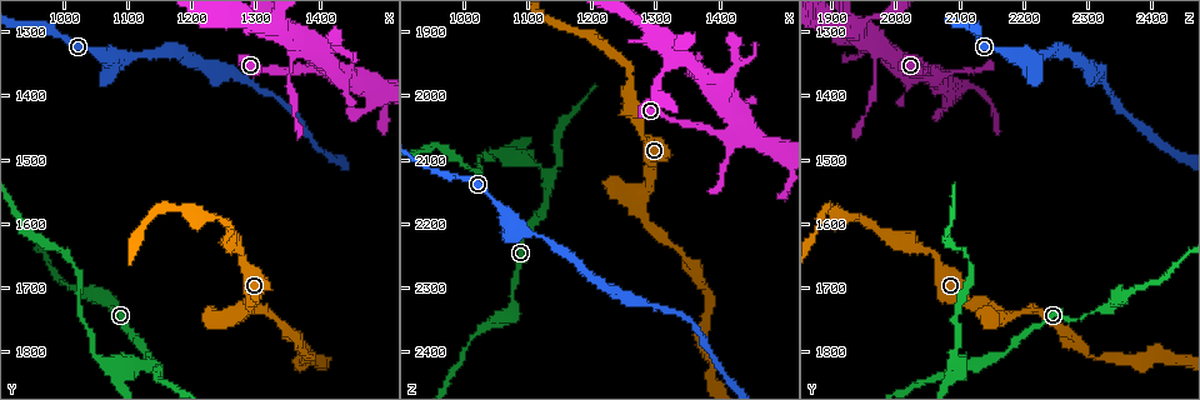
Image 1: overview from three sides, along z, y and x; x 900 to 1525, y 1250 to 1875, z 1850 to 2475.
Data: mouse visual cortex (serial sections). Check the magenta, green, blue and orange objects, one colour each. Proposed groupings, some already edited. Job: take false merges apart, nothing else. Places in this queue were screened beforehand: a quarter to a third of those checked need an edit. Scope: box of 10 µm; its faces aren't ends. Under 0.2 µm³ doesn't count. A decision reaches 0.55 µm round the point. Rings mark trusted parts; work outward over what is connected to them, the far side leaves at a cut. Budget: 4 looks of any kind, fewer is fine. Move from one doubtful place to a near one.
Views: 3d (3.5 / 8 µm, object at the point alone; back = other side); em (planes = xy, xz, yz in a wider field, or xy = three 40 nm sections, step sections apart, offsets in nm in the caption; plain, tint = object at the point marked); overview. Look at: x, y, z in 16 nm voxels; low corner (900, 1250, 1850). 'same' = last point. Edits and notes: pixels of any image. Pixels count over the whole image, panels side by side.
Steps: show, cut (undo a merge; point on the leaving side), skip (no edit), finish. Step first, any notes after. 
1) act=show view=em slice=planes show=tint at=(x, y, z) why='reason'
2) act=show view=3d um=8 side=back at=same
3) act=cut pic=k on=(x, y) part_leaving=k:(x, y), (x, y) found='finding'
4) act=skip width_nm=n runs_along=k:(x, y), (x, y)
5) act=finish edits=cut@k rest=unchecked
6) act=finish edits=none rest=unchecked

act=show view=3d um=3.5 at=(1135, 1815, 2120) why='three-way junction'

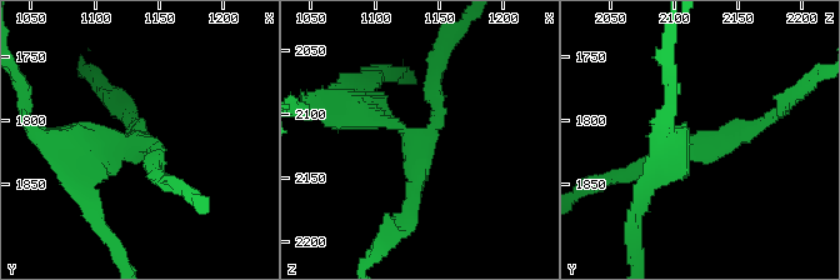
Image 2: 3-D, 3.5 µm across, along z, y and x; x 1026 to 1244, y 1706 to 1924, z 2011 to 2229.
act=show view=em slice=xy step=3 show=tint at=(1132, 1820, 2122) arms=3 arm_widths_nm=200,200,300

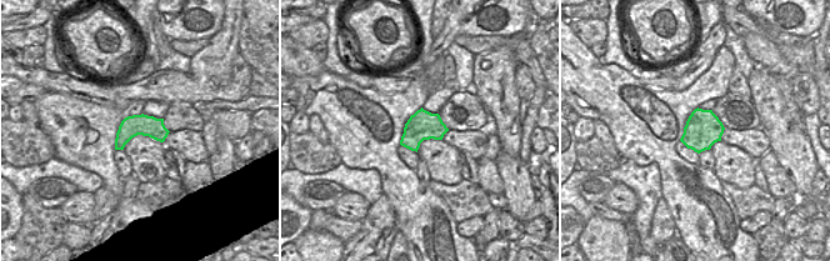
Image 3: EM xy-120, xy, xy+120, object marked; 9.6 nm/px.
act=cut pic=2 on=(91, 160) width_nm=280 part_leaving=2:(121, 148), (71, 151), (33, 129) found='two cells meet here'

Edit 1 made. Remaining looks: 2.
act=show view=3d um=3.5 at=(1415, 1365, 2055) why='thick turns thin'

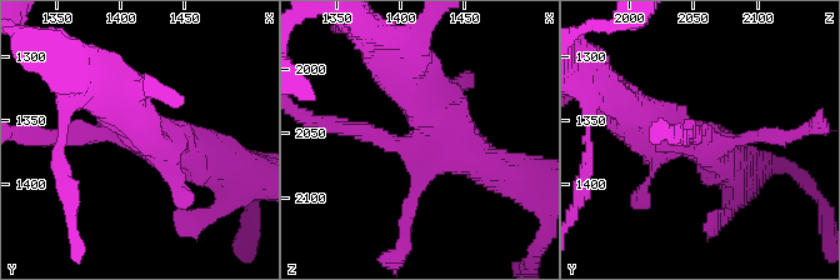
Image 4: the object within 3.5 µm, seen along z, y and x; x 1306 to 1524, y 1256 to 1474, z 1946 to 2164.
act=show view=em slice=planes show=tint at=same

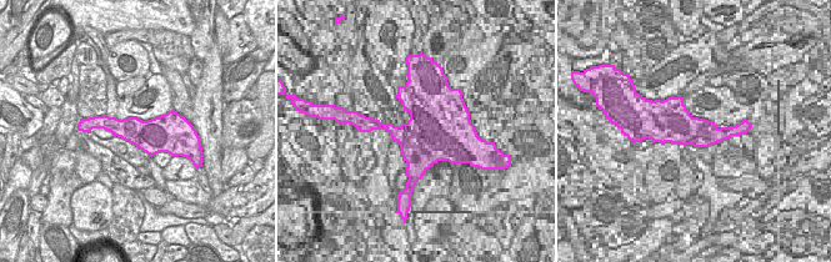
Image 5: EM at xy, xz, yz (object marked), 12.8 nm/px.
act=skip runs_along=4:(343, 129), (423, 135), (404, 78) found='one cell here'

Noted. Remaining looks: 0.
act=finish edits=cut@2 rest=unchecked

